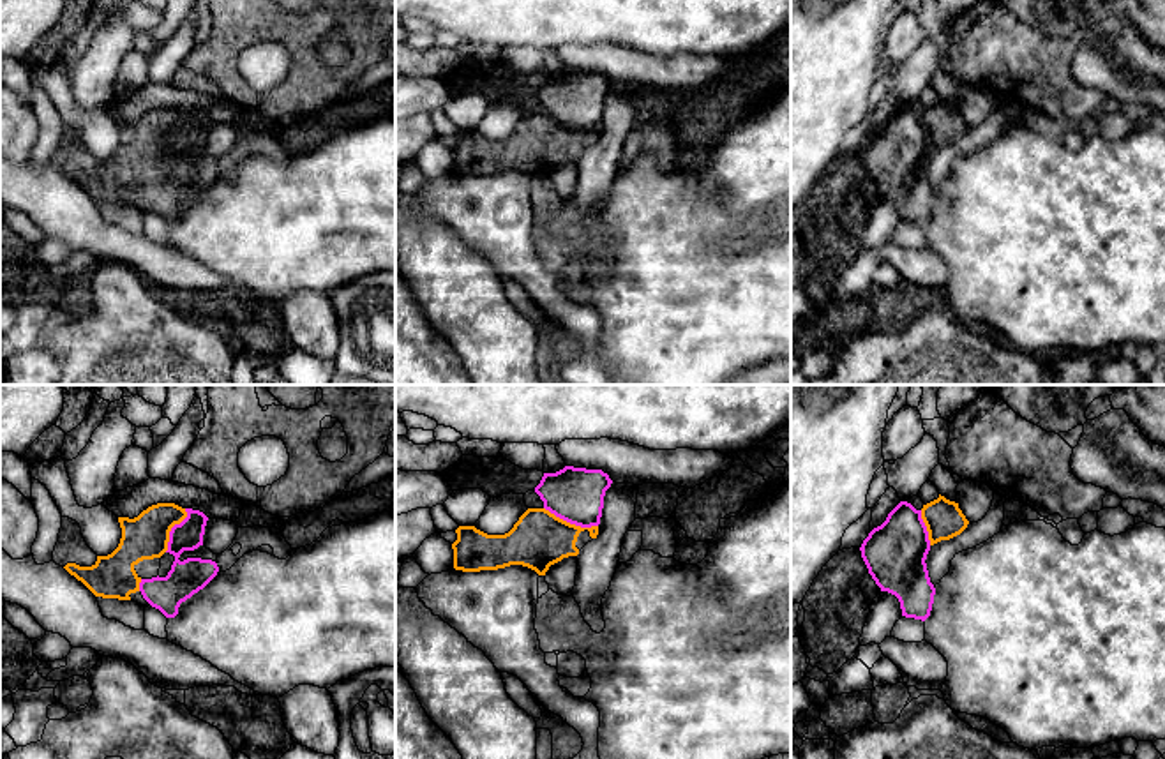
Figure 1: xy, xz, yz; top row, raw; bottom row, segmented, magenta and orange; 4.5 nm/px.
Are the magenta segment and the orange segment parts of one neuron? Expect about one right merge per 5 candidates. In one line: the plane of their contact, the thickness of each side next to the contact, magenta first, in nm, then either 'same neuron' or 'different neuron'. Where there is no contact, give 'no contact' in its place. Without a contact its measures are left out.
contact in xz; calibres 260 and 260 nm; same neuron

